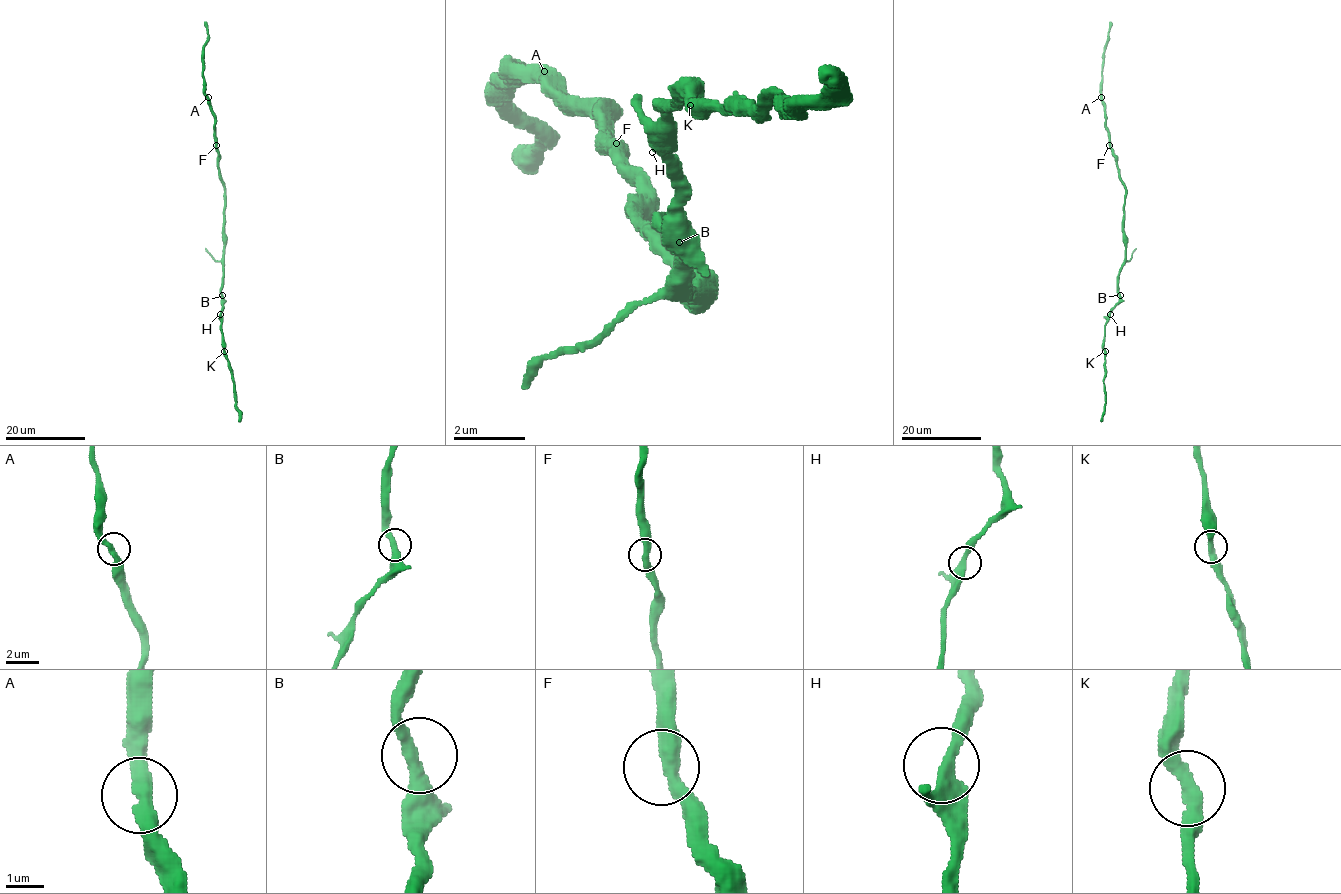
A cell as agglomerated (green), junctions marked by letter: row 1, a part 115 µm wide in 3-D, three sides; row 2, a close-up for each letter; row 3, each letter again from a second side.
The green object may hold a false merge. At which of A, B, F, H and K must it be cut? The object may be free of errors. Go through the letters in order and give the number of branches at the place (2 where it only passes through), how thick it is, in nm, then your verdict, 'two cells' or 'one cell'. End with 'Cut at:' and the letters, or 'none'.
A: branches 2; calibre 360 nm; one cell
B: branches 2; calibre 360 nm; one cell
F: branches 2; calibre 400 nm; one cell
H: branches 2; calibre 360 nm; one cell
K: branches 2; calibre 360 nm; one cell
Cut at: none

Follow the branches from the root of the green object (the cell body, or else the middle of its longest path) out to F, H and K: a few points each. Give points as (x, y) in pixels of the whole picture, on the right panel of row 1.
F: (1124, 221), (1125, 184), (1120, 176), (1117, 156), (1109, 145)
H: (1124, 221), (1125, 264), (1119, 275), (1119, 302), (1110, 314)
K: (1124, 221), (1125, 264), (1119, 275), (1119, 302), (1105, 326), (1105, 351)

